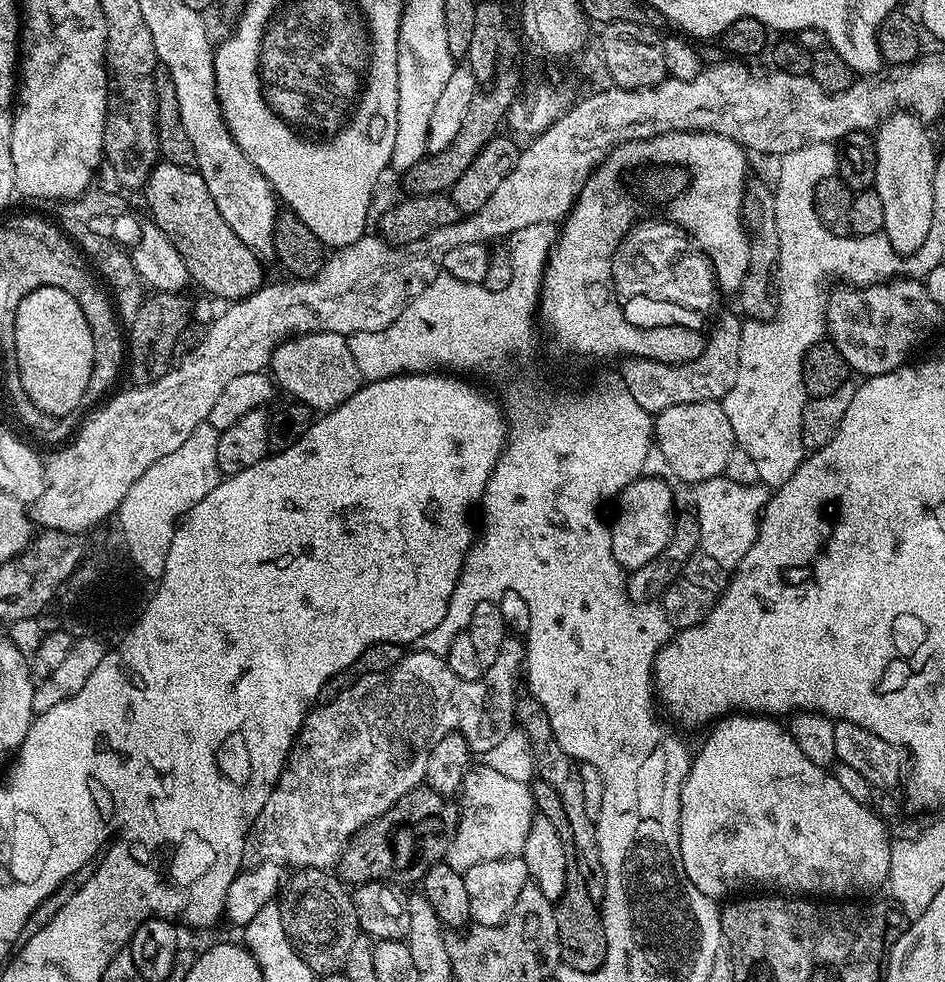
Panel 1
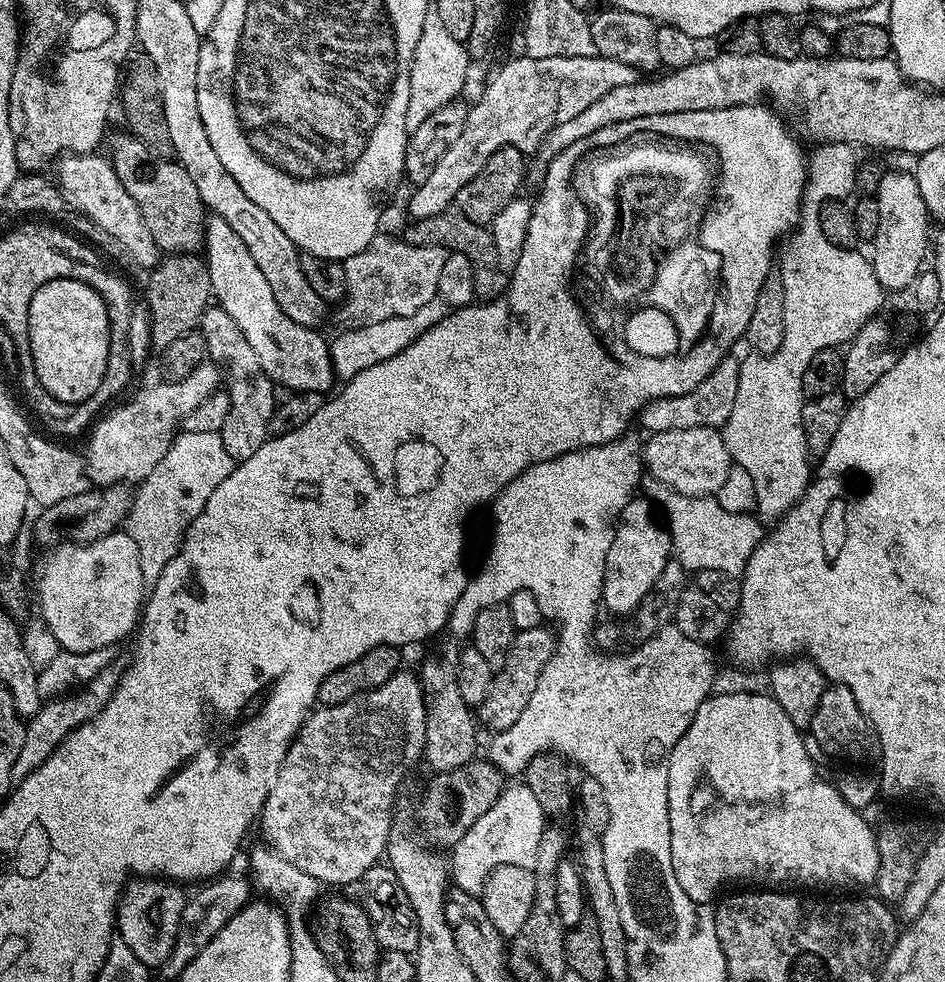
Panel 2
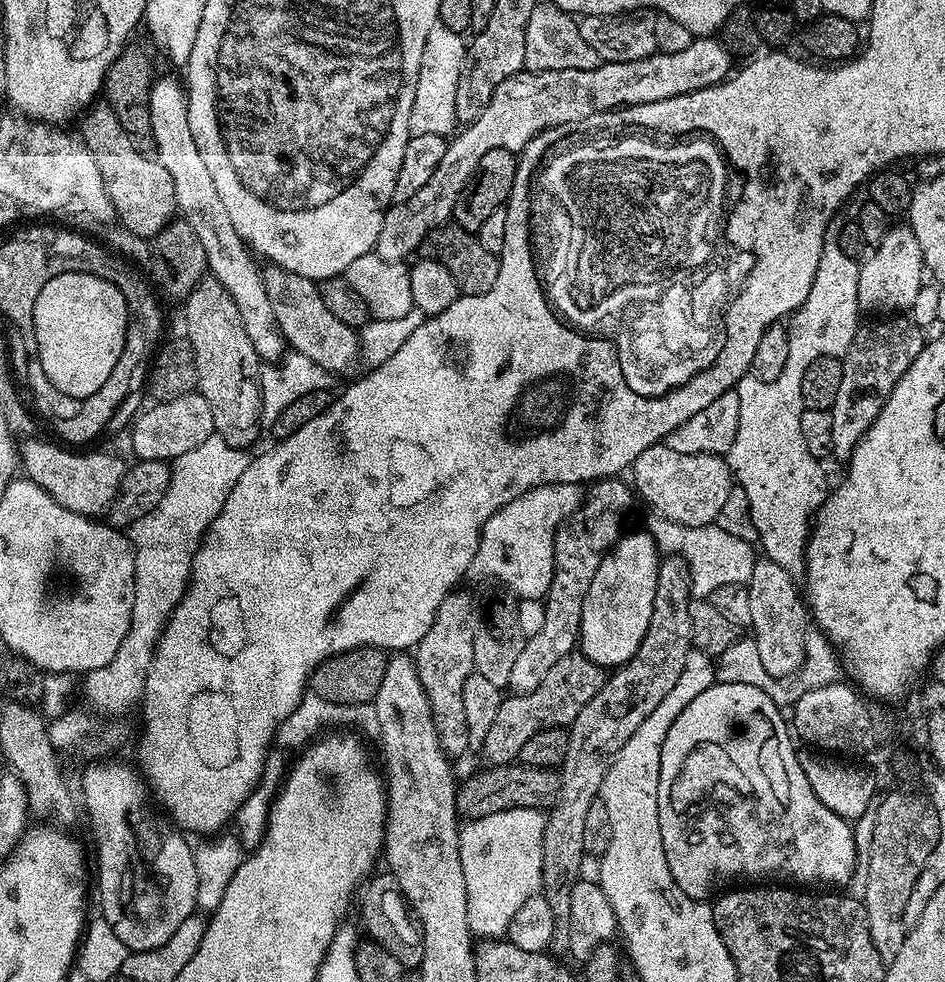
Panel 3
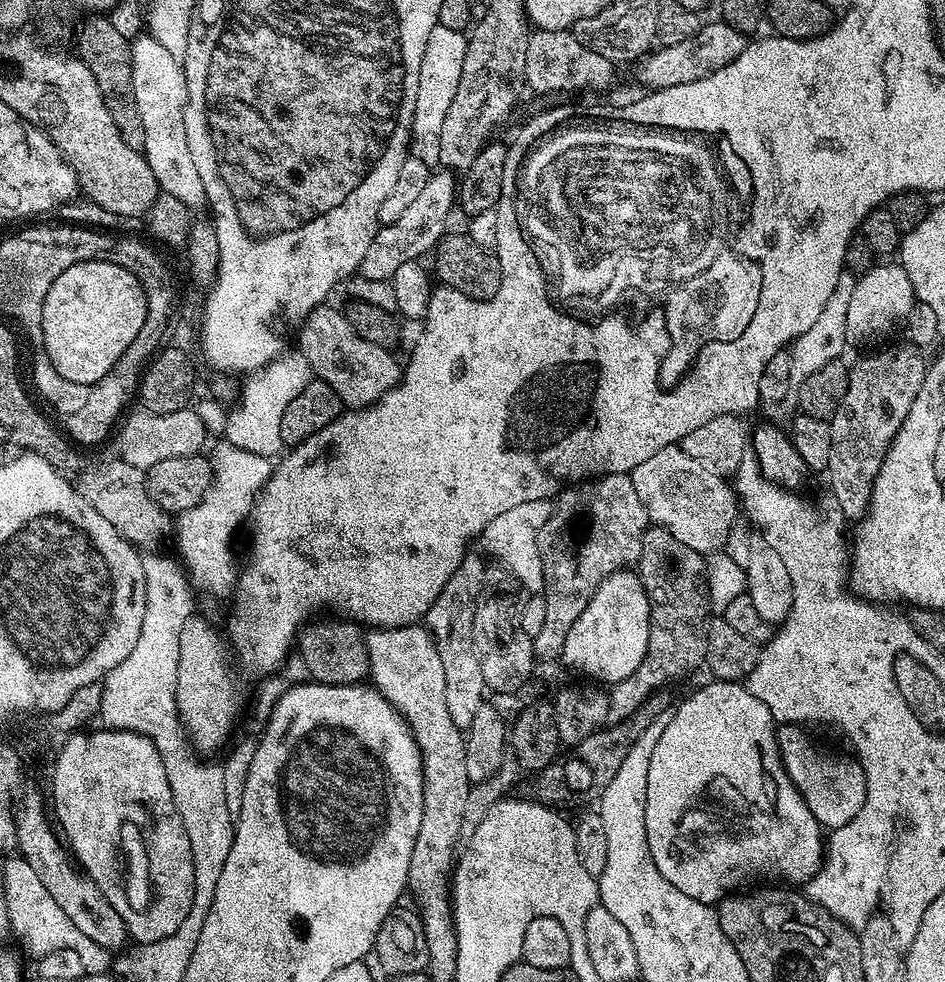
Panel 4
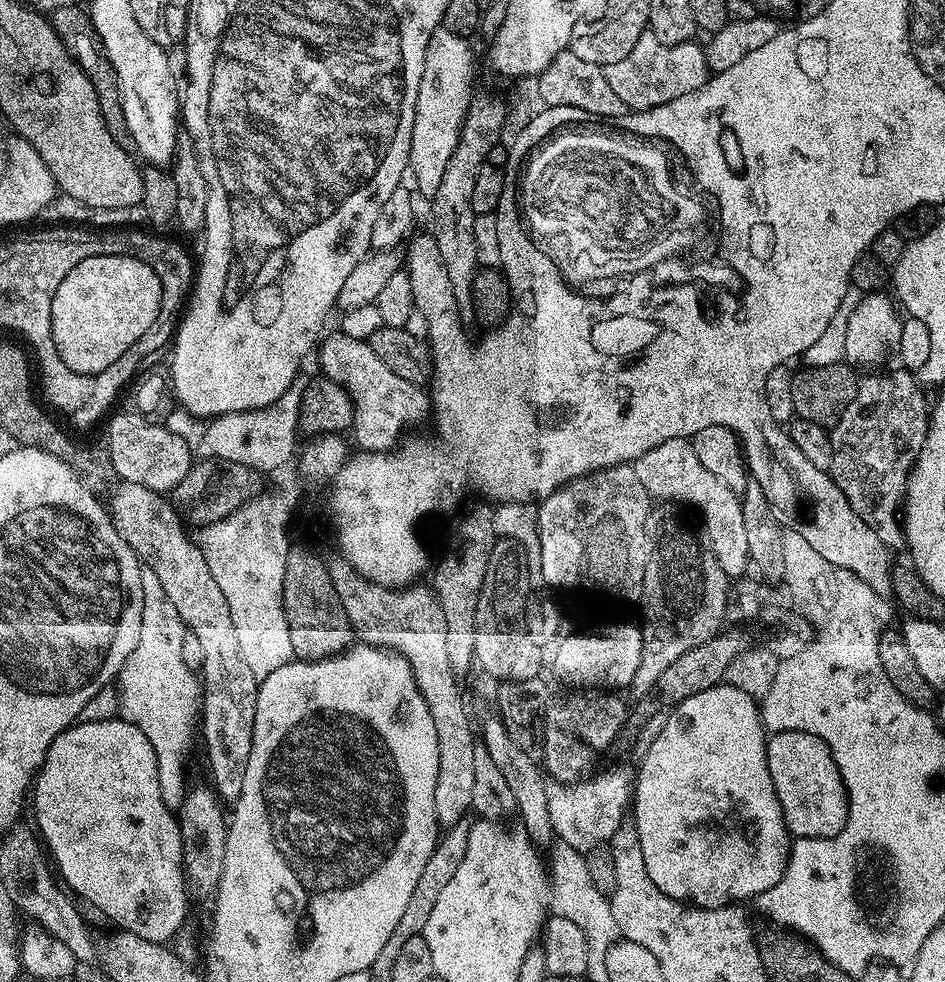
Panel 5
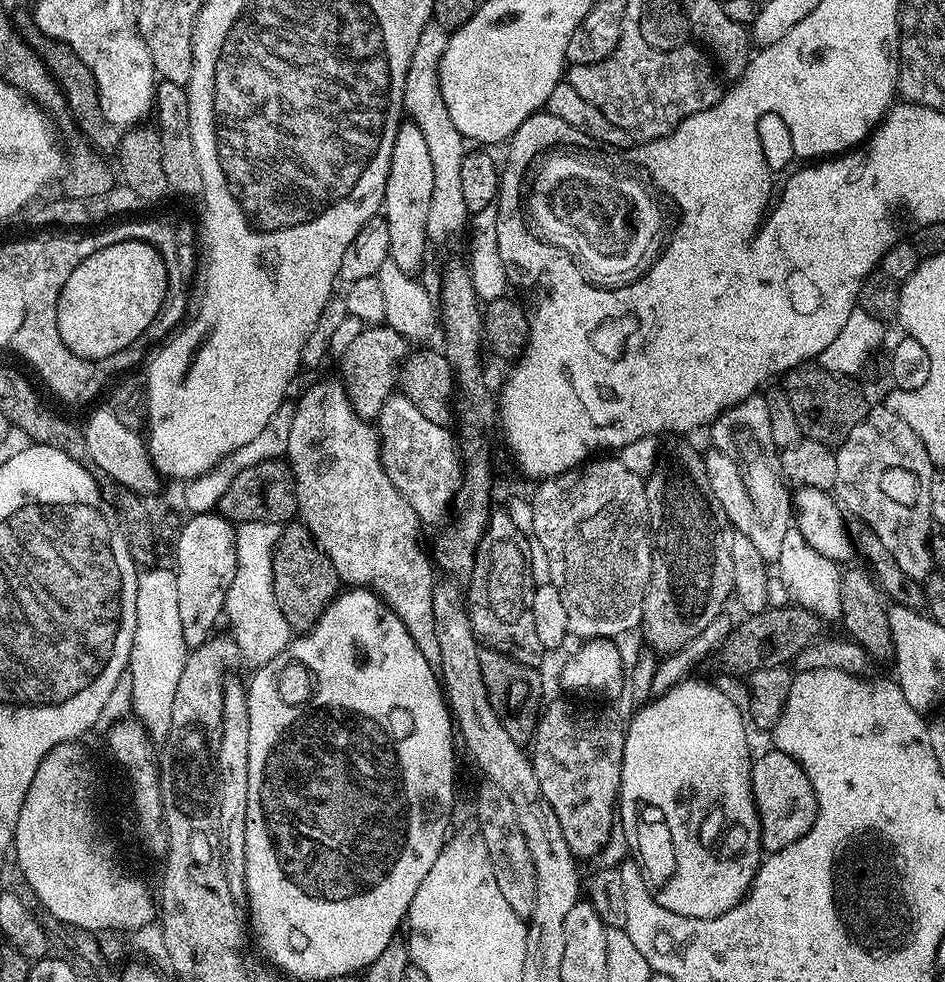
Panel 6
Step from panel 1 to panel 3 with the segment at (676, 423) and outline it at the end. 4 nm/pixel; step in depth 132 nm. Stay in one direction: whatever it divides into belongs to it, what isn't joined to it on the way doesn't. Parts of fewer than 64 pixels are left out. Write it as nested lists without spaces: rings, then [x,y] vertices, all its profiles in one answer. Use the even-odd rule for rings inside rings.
[[[663,442],[638,454],[630,469],[631,476],[639,499],[641,496],[655,515],[665,516],[670,522],[686,526],[715,522],[734,487],[734,477],[724,456],[678,454],[678,450],[670,450],[670,446]]]

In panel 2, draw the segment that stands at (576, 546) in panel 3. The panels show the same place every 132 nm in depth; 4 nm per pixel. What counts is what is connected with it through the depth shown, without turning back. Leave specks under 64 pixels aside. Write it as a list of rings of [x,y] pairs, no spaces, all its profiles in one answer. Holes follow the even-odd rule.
[[[541,626],[517,632],[506,662],[493,675],[490,694],[486,694],[483,704],[479,705],[479,723],[481,725],[489,724],[493,733],[514,726],[514,722],[518,722],[522,710],[526,710],[526,702],[530,702],[530,694],[534,694],[534,686],[538,686],[538,678],[542,674],[546,662],[550,662],[550,658],[555,653],[556,634],[551,627]]]

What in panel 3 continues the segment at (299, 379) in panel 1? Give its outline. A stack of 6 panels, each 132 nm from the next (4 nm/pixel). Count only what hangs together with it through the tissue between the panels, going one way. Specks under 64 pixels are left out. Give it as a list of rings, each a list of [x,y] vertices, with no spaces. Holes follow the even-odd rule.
[[[157,79],[153,83],[150,90],[150,124],[154,126],[155,159],[166,166],[166,170],[170,170],[170,178],[174,178],[179,215],[190,222],[194,234],[198,234],[202,241],[206,249],[208,272],[215,280],[222,282],[230,298],[234,298],[234,306],[238,306],[238,314],[242,314],[242,326],[246,326],[246,334],[250,334],[250,342],[254,342],[254,350],[260,355],[261,361],[279,360],[286,351],[286,341],[274,318],[264,277],[261,269],[256,269],[257,261],[248,245],[238,230],[234,230],[234,222],[230,222],[230,213],[226,206],[222,206],[222,197],[218,195],[218,189],[206,170],[206,162],[202,162],[202,154],[198,154],[198,146],[194,146],[194,134],[190,134],[186,88],[181,81],[179,84],[176,80]]]

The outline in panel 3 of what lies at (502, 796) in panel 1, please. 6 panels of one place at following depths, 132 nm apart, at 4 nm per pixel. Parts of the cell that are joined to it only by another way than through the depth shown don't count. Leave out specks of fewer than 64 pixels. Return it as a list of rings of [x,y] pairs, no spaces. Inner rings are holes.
[[[515,808],[486,814],[486,818],[469,820],[461,827],[460,857],[466,878],[468,925],[473,937],[503,937],[522,902],[541,891],[545,819],[541,809]]]

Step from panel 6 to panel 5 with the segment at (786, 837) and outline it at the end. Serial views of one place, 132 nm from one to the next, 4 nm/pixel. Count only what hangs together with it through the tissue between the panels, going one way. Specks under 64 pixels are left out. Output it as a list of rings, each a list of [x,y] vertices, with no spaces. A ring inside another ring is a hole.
[[[805,731],[771,733],[765,741],[767,768],[789,835],[795,839],[822,839],[840,834],[848,817],[848,791],[829,747]]]

